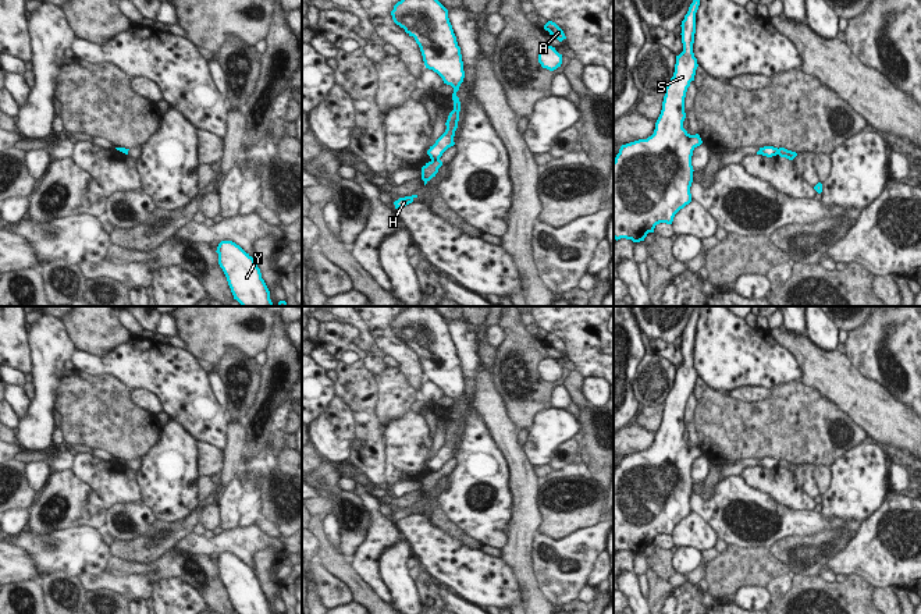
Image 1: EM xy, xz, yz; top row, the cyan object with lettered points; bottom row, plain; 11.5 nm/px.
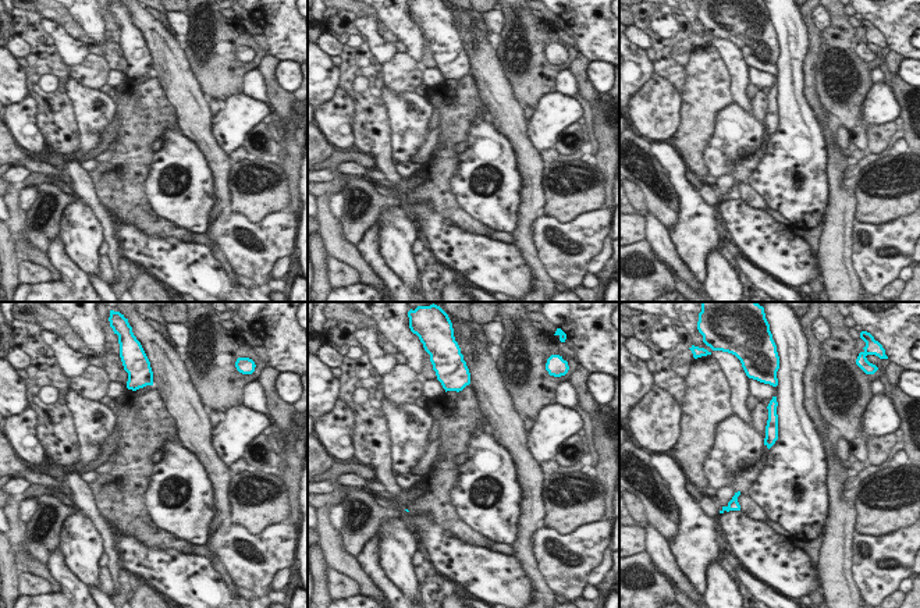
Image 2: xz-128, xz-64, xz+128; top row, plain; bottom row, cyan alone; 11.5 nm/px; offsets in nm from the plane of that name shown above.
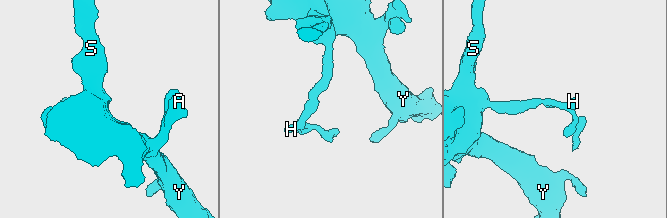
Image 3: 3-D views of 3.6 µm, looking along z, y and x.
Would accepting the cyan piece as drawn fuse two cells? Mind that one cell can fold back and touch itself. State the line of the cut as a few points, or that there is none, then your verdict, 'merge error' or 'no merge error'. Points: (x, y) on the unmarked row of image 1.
cut xz (438, 469), (431, 472); merge error

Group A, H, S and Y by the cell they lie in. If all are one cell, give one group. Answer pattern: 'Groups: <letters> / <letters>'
Groups: A S Y / H

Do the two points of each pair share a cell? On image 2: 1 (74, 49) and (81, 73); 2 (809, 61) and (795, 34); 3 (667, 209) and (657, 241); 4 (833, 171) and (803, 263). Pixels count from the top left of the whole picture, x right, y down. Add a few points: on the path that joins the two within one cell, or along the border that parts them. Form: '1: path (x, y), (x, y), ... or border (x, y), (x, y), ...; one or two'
1: border (89, 53), (80, 63), (70, 67); two
2: border (802, 21), (807, 38), (805, 85); two
3: border (649, 210), (668, 231); two
4: border (817, 258), (821, 280); two

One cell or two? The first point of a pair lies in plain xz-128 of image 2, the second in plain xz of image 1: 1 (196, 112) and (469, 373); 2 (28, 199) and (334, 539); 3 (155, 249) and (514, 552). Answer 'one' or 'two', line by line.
1: two
2: one
3: two

